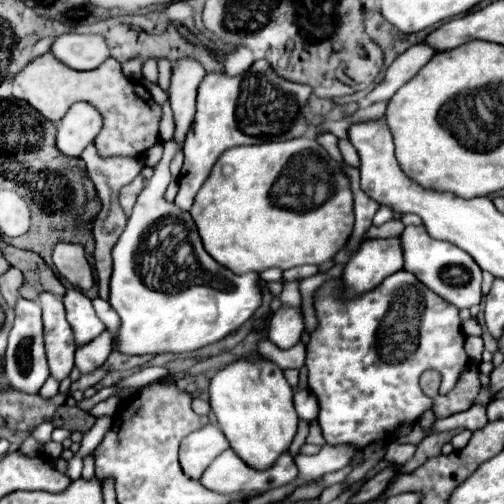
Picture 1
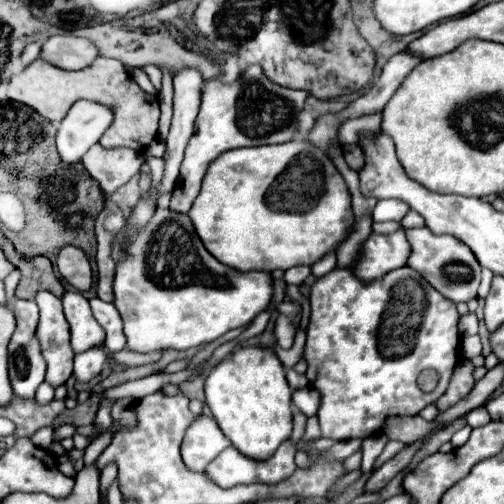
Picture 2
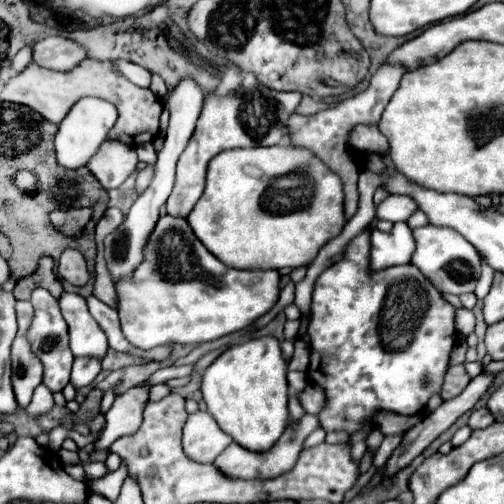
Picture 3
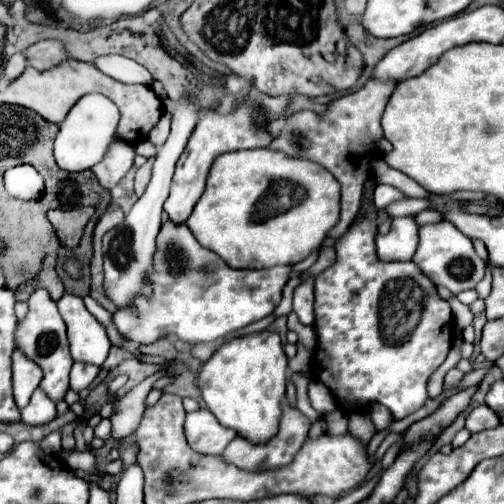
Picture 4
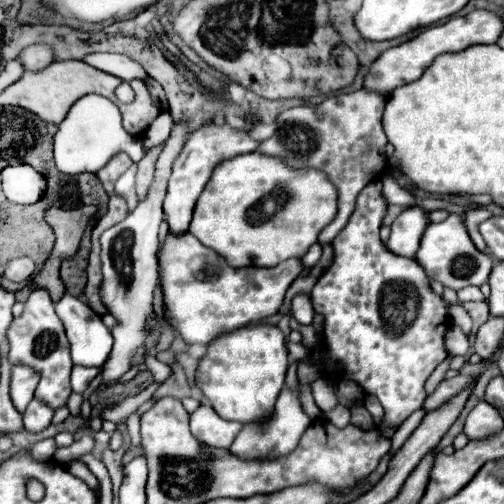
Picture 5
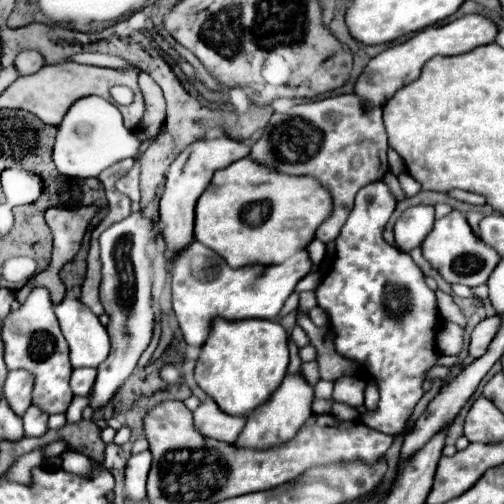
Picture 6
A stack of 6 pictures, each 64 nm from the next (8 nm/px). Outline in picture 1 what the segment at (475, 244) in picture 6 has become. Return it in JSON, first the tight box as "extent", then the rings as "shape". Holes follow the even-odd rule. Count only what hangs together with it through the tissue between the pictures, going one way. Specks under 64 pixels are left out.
{"extent":[400,226,482,310],"shape":[[[406,226],[400,234],[400,244],[404,250],[404,270],[412,272],[428,290],[454,304],[458,310],[480,304],[482,300],[482,270],[480,266],[460,248],[434,240],[428,236],[424,226]]]}

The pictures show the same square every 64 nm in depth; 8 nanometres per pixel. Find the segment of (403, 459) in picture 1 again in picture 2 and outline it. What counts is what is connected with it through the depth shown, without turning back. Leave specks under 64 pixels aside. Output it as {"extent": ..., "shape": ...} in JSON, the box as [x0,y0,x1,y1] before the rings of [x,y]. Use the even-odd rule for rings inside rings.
{"extent":[374,440,406,469],"shape":[[[389,440],[383,449],[381,455],[374,463],[374,469],[380,468],[385,462],[393,458],[398,452],[400,452],[406,445],[401,443],[397,444],[394,440]]]}

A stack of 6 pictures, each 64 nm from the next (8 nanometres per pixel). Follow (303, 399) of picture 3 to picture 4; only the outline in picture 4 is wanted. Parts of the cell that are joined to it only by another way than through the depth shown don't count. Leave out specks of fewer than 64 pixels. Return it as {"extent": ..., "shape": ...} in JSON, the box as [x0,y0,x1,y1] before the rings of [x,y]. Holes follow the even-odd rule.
{"extent":[308,380,336,416],"shape":[[[312,380],[312,382],[308,384],[308,398],[310,398],[312,408],[314,408],[320,416],[336,410],[336,400],[334,400],[334,396],[332,396],[330,390],[328,390],[322,382],[318,382],[318,380]]]}

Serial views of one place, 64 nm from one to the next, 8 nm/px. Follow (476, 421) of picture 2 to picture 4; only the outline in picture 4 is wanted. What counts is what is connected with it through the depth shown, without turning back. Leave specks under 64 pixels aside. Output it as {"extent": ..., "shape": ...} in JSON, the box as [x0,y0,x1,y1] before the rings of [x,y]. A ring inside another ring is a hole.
{"extent":[466,404,500,434],"shape":[[[486,404],[474,408],[474,410],[468,414],[468,418],[466,418],[466,428],[468,428],[472,434],[482,432],[482,430],[488,430],[488,428],[494,428],[496,424],[500,424],[498,416],[496,416]]]}

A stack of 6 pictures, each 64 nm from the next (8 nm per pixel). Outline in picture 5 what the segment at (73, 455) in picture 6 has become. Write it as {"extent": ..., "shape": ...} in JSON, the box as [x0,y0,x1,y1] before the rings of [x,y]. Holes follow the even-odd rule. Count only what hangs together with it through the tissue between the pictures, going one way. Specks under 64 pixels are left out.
{"extent":[68,460,100,498],"shape":[[[72,460],[72,462],[68,462],[68,472],[72,472],[74,476],[78,476],[78,478],[82,478],[92,490],[96,492],[98,498],[100,498],[100,484],[98,484],[98,480],[96,480],[96,476],[82,464],[82,462],[76,462],[76,460]]]}

